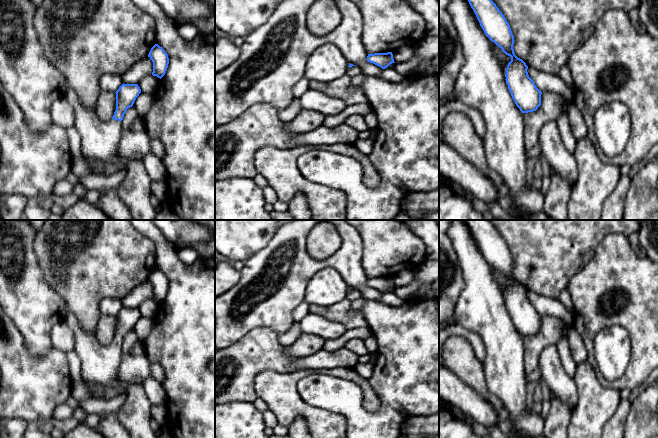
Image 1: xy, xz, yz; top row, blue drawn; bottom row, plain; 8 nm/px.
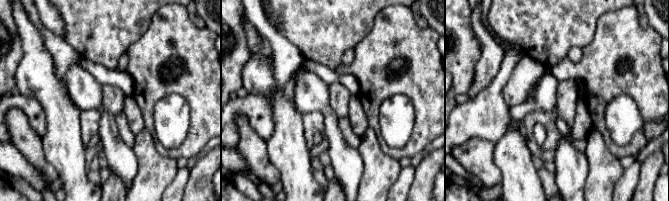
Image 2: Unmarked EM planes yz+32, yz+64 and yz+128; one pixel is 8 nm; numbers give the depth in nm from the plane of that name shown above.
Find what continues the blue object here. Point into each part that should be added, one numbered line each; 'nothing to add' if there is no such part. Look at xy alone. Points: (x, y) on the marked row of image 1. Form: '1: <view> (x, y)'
1: xy (99, 139)

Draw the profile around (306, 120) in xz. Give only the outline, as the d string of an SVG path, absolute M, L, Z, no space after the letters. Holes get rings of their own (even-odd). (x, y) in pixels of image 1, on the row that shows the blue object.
M302 109L296 117L287 122L285 129L297 134L313 131L323 125L325 115L317 110Z

